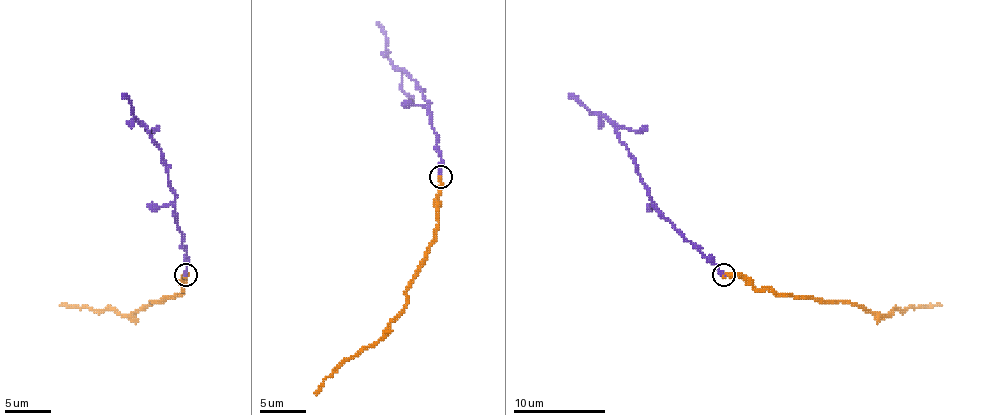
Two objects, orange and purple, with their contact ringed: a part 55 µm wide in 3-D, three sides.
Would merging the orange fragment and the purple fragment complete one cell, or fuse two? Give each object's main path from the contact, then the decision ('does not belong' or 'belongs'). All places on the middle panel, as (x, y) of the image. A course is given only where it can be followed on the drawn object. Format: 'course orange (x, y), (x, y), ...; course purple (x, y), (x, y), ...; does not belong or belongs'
course orange (441, 176), (434, 243), (406, 291), (406, 303), (390, 328), (376, 342), (346, 358), (316, 395); course purple (441, 176), (441, 151), (429, 103), (415, 82), (392, 63), (385, 45), (385, 33), (376, 22); does not belong

